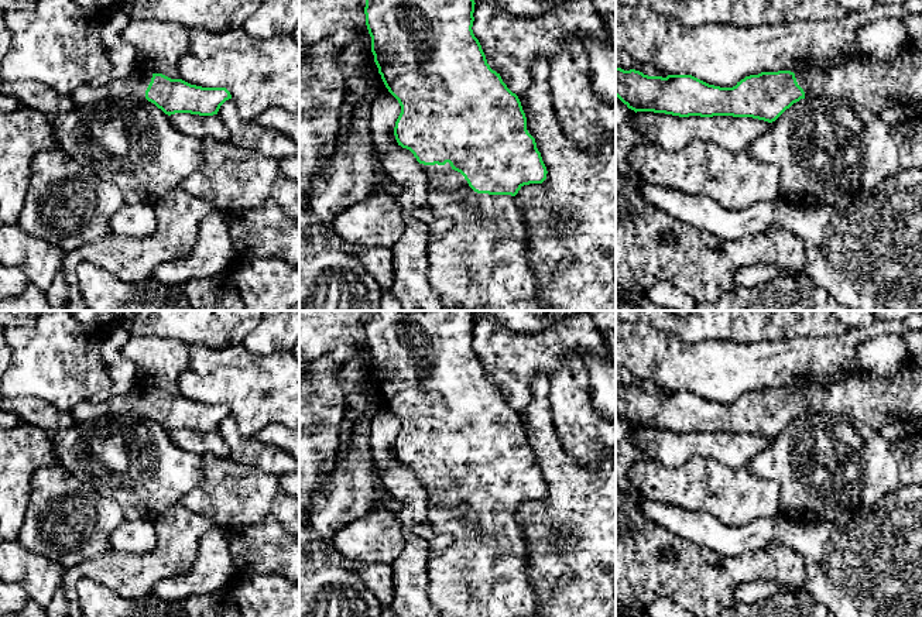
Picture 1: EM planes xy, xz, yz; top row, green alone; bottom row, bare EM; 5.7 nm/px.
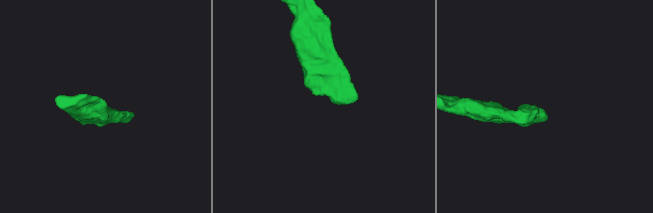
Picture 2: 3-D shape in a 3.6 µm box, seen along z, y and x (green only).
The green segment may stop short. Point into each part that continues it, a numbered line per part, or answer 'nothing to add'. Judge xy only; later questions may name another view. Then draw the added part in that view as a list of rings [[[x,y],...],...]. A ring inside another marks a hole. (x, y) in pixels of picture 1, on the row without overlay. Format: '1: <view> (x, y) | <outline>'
1: xy (139, 400) | [[[138,388],[136,393],[131,393],[127,407],[128,417],[144,415],[151,394],[152,394],[151,388]]]

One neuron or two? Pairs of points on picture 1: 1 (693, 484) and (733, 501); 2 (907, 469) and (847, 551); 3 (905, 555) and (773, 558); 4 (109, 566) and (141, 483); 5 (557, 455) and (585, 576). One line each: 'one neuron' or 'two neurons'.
1: one neuron
2: two neurons
3: two neurons
4: two neurons
5: one neuron

